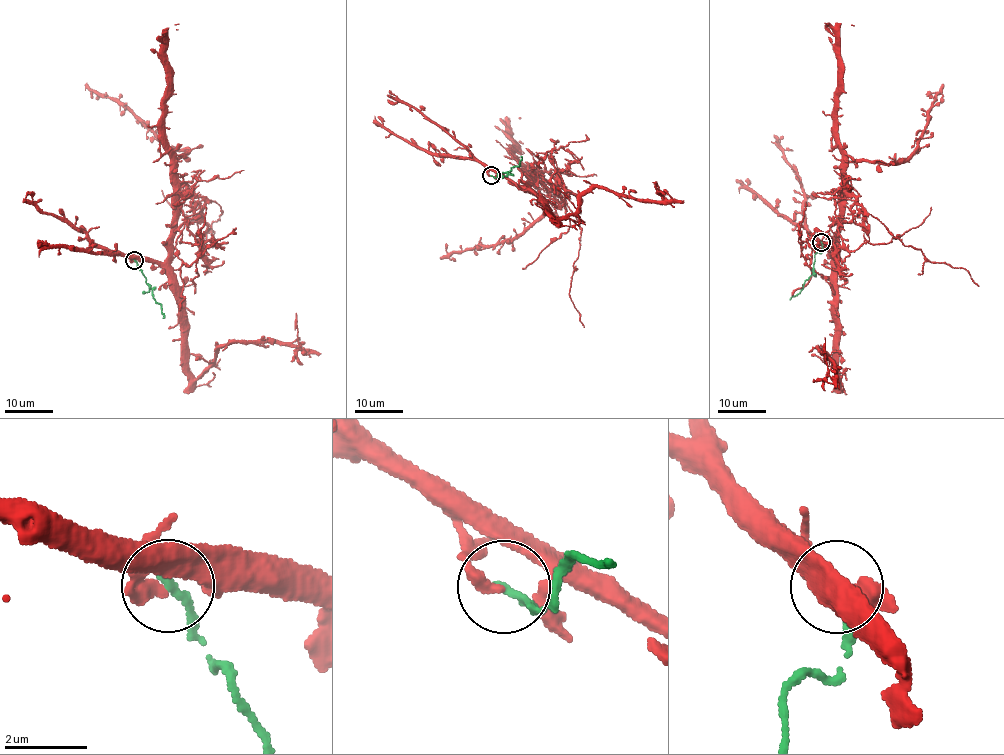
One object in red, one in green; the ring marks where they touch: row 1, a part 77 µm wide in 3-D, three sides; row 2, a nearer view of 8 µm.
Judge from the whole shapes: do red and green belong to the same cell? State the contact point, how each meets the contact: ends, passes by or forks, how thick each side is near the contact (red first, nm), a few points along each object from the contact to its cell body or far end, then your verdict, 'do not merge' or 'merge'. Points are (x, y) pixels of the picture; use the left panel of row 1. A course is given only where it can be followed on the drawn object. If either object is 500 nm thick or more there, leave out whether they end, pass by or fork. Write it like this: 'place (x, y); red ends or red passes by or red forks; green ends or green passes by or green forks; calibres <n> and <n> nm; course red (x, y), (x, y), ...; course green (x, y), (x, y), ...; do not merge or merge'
place (134, 260); red ends; green ends; calibres 360 and 200 nm; course red (135, 261), (148, 259), (168, 276), (178, 303), (182, 361), (194, 378), (233, 342), (298, 346), (295, 313); course green (135, 261), (161, 306), (163, 318); do not merge

